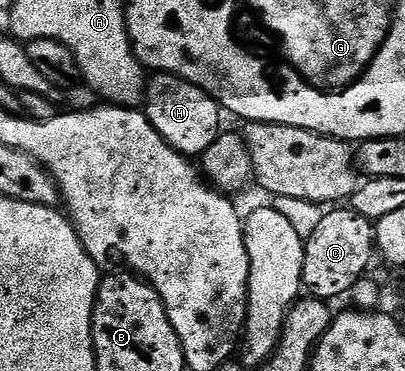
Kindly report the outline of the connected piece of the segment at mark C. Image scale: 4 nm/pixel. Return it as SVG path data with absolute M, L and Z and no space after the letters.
M350 208L328 209L324 213L321 224L317 224L317 228L305 239L303 251L305 252L303 285L310 297L332 300L331 298L339 298L342 294L350 295L357 283L370 271L367 269L371 266L371 257L376 257L375 223Z

